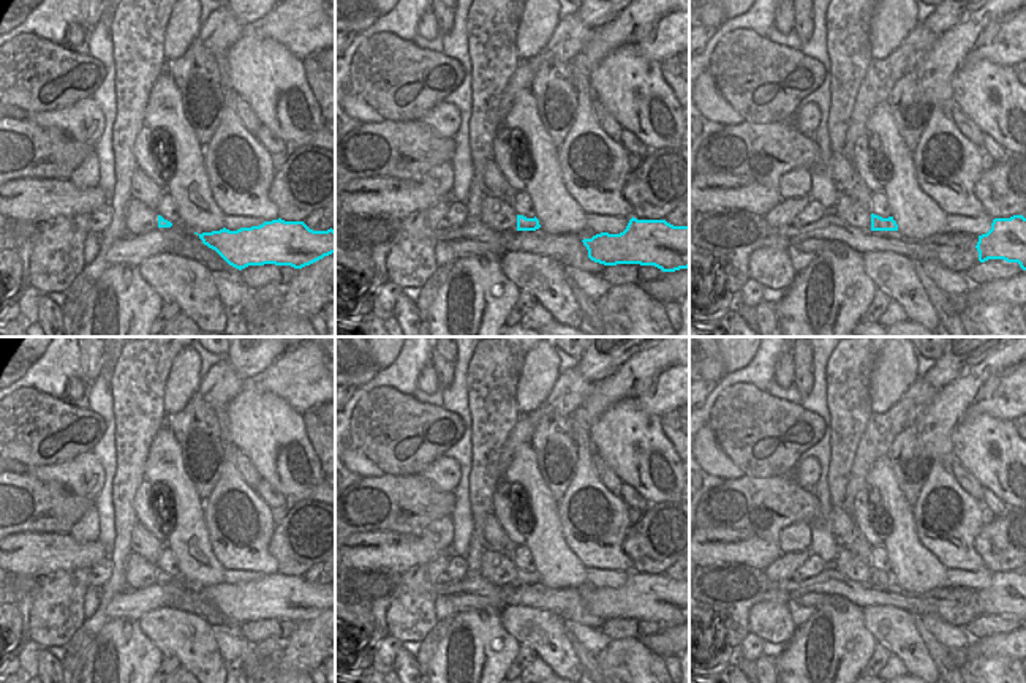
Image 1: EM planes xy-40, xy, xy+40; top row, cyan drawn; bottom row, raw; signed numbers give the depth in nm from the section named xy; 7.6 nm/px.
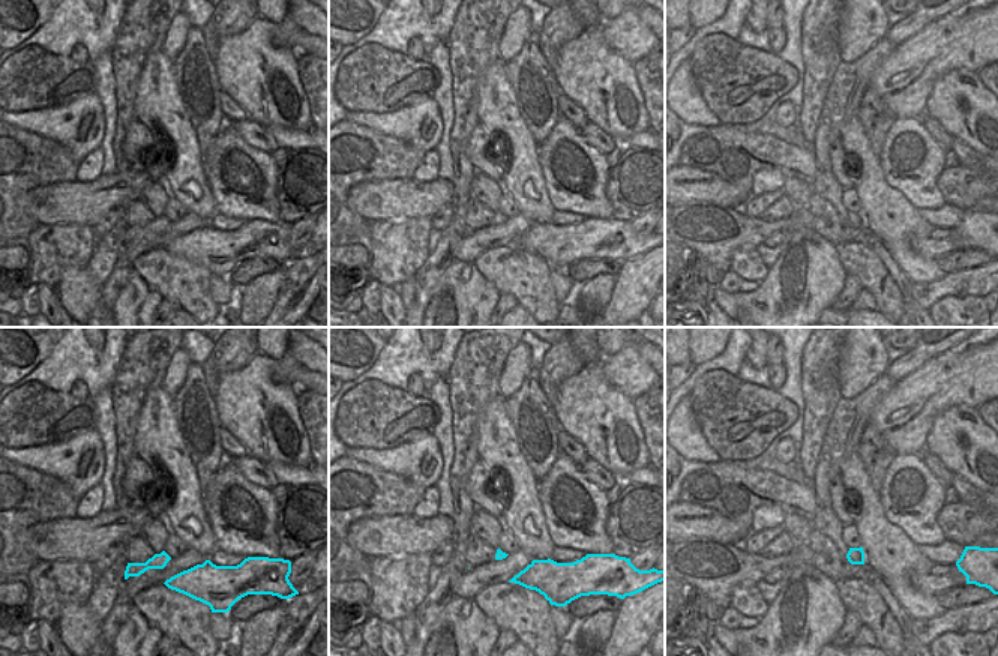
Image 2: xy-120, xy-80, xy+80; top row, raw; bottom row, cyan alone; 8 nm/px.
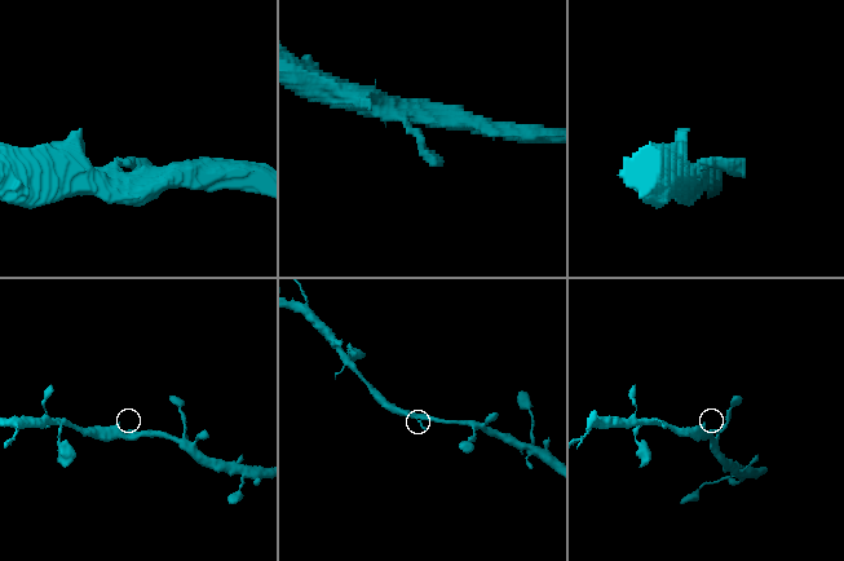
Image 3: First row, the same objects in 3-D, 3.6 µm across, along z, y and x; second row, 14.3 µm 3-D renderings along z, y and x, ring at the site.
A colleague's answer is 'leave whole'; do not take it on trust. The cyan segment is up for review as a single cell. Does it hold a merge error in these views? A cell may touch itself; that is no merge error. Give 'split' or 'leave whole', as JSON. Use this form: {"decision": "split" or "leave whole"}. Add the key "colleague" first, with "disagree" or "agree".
{"colleague": "agree", "decision": "leave whole"}

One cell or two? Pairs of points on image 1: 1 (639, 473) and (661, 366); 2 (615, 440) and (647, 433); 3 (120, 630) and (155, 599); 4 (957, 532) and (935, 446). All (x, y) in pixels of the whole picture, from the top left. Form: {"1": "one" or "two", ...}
{"1": "two", "2": "one", "3": "two", "4": "two"}

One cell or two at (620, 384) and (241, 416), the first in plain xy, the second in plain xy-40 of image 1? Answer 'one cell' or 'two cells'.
two cells

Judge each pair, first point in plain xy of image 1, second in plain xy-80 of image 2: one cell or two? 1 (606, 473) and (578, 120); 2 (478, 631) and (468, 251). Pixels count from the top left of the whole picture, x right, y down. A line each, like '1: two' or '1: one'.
1: one
2: two

